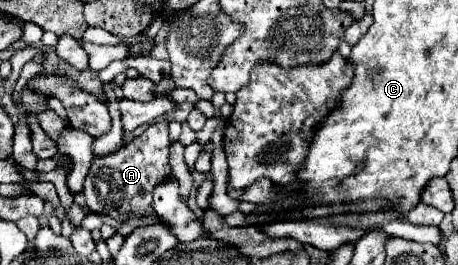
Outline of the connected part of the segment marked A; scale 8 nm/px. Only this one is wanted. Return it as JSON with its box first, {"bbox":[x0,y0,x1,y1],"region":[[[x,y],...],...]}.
{"bbox":[84,121,172,223],"region":[[[158,121],[150,125],[140,137],[124,145],[118,153],[94,159],[84,183],[84,197],[88,207],[94,213],[106,215],[120,223],[124,223],[130,215],[152,215],[152,189],[172,177],[172,167],[168,163],[168,147],[168,121]]]}

